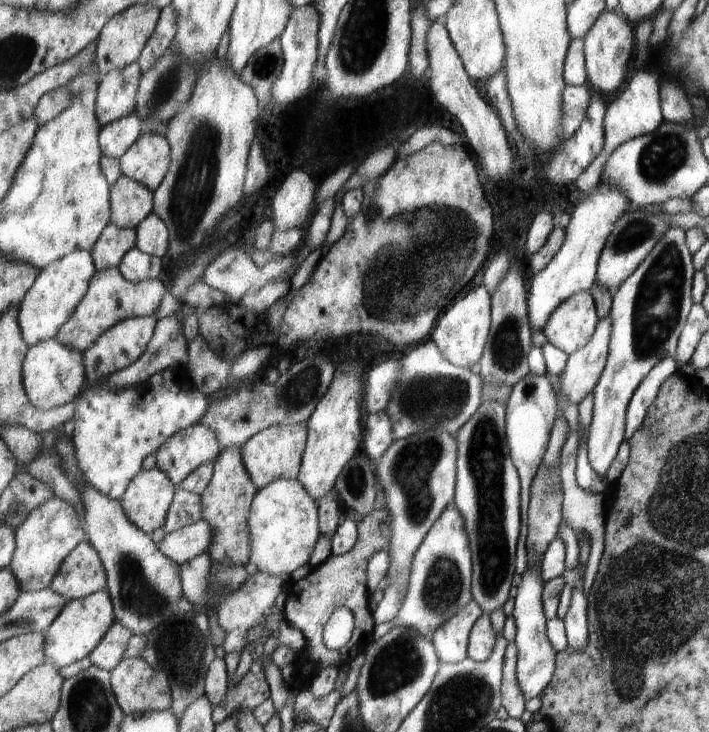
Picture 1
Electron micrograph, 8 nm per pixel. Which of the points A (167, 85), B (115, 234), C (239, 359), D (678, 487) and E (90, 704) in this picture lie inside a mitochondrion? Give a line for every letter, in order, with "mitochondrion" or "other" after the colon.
A: mitochondrion
B: other
C: other
D: mitochondrion
E: mitochondrion

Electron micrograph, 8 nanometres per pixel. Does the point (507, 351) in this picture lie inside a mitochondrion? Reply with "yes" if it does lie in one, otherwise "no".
yes

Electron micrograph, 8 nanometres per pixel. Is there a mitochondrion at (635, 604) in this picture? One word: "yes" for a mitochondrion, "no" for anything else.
yes

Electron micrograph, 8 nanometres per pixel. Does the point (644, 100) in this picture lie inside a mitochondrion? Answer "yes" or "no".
no

